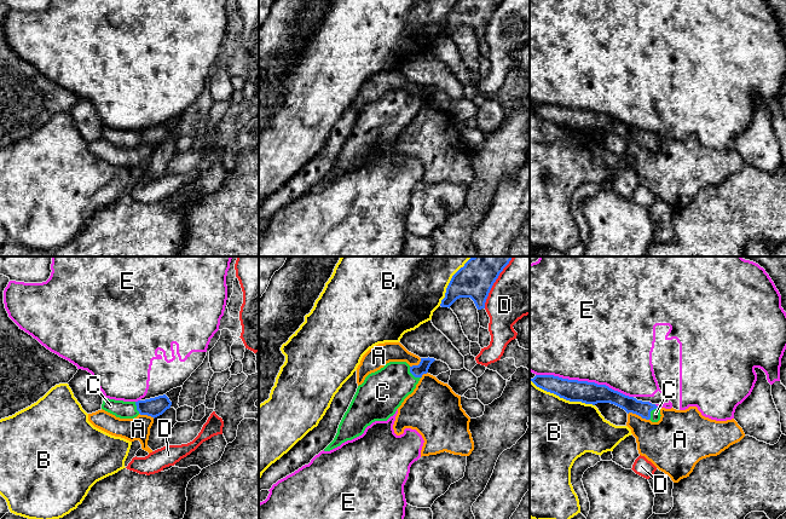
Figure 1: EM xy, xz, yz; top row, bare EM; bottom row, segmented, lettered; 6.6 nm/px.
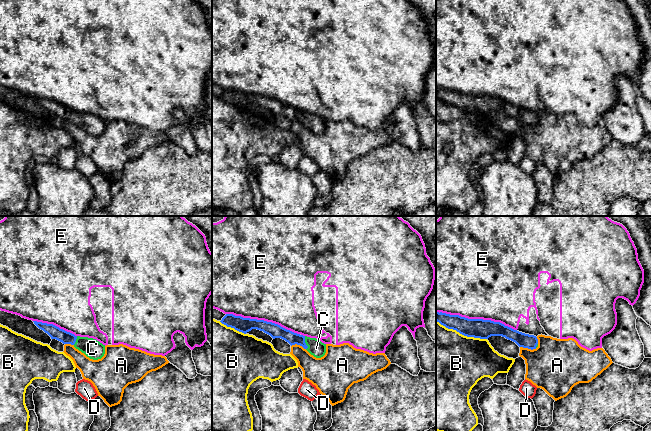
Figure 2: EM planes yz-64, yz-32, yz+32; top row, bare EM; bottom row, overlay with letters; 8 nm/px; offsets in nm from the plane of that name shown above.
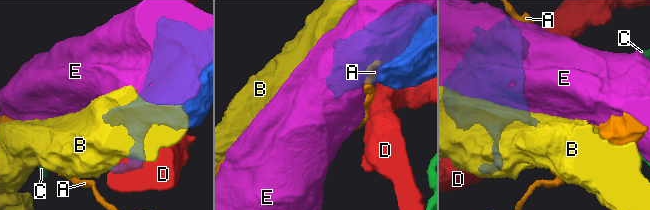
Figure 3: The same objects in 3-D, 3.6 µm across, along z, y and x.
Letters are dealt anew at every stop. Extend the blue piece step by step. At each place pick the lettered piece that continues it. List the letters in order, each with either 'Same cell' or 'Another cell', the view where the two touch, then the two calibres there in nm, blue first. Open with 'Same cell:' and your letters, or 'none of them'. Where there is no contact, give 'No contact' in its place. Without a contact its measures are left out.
Same cell: C
A: Another cell. Touches blue in yz. Thickness 110 nm (blue) against 300 nm
B: Another cell. Touches blue in yz. Thickness 140 nm (blue) against 480 nm
C: Same cell. Touches blue in xz. Thickness 80 nm (blue) against 300 nm
D: Another cell. Touches blue in xz. Thickness 190 nm (blue) against 320 nm
E: Another cell. Touches blue in yz. Thickness 140 nm (blue) against 500 nm

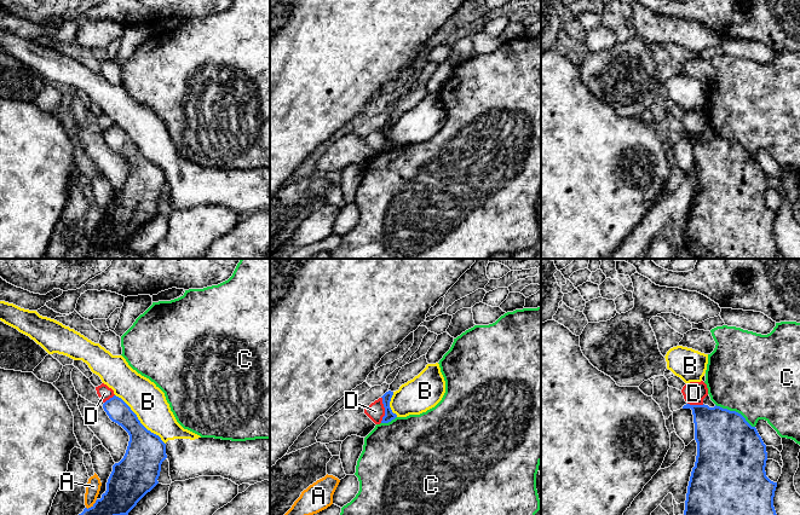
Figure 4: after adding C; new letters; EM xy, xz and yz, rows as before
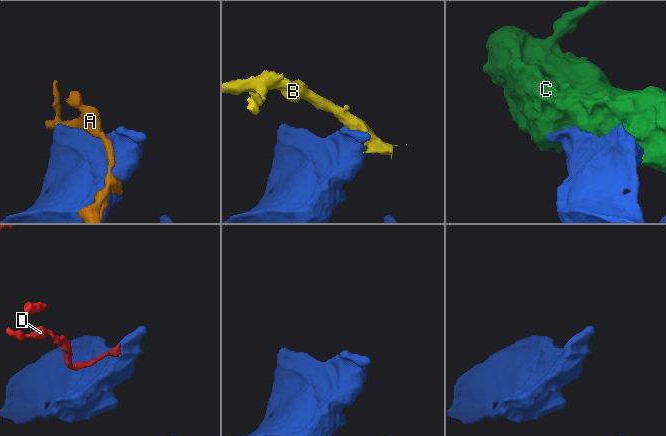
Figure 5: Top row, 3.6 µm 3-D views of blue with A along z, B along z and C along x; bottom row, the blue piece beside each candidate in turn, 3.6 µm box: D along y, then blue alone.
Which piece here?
Same cell: none of them
A: Another cell. Touches blue in xy. Thickness 240 nm (blue) against 100 nm
B: Another cell. Touches blue in xy. Thickness 260 nm (blue) against 240 nm
C: Another cell. Touches blue in yz. Thickness 420 nm (blue) against 500 nm
D: Another cell. Touches blue in xz. Thickness 70 nm (blue) against 120 nm

